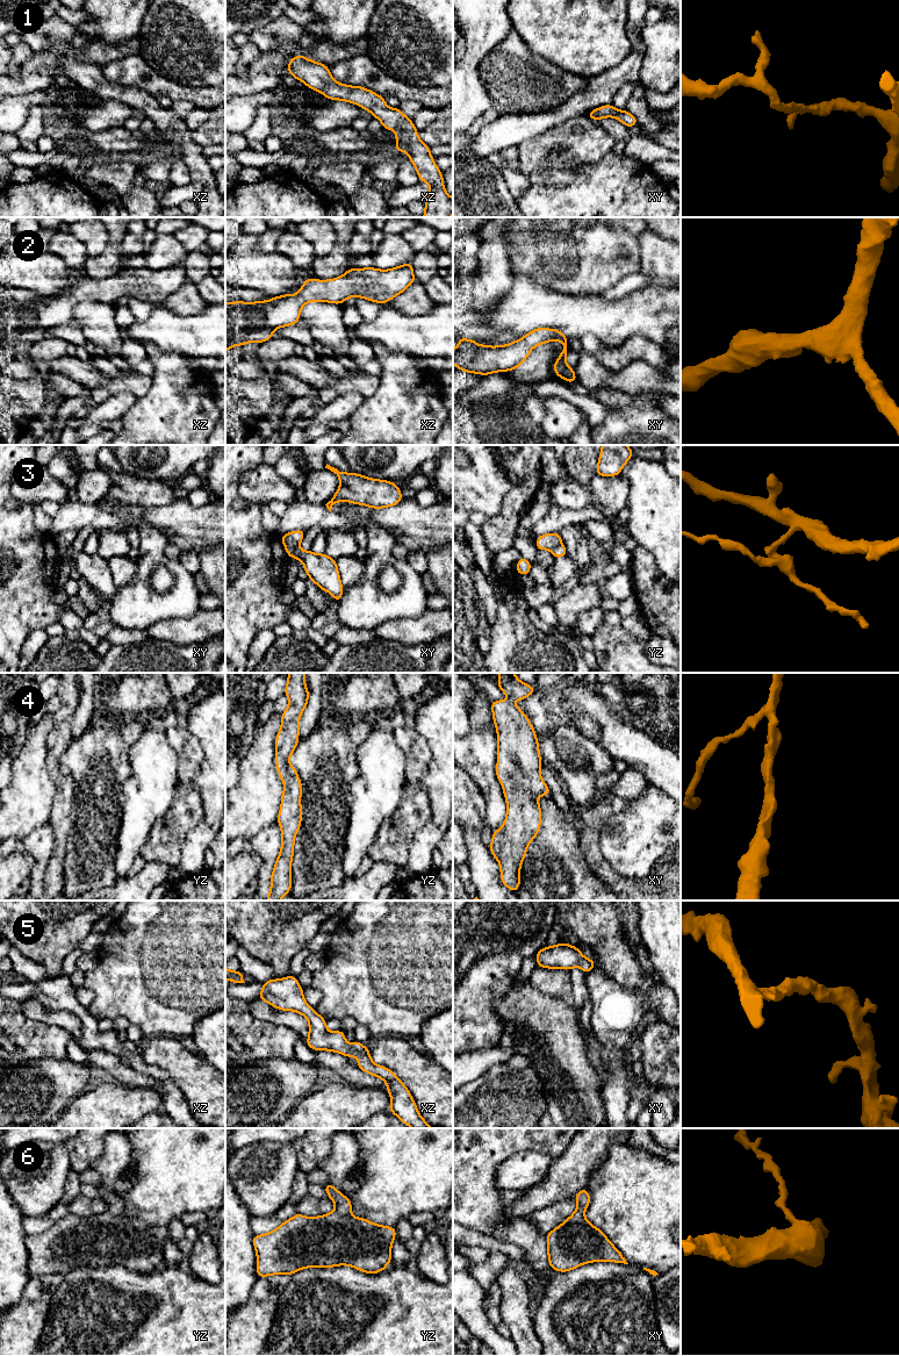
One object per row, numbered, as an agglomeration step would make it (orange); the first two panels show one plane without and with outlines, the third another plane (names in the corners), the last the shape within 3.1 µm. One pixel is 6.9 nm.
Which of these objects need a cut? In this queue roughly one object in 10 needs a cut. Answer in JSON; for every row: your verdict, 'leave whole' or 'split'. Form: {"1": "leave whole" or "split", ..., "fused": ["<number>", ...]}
{"1": "leave whole", "2": "leave whole", "3": "split", "4": "leave whole", "5": "leave whole", "6": "leave whole", "fused": ["3"]}

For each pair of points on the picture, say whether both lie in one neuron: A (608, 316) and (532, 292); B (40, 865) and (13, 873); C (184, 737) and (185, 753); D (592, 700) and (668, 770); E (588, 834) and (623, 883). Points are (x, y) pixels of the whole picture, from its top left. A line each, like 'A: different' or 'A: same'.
A: same
B: different
C: same
D: same
E: same

